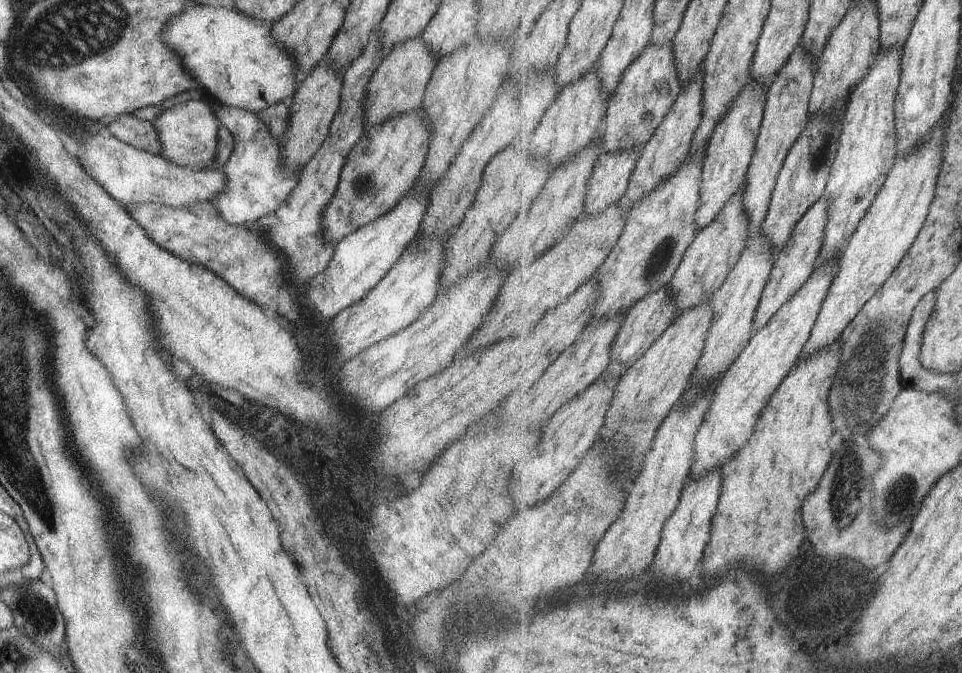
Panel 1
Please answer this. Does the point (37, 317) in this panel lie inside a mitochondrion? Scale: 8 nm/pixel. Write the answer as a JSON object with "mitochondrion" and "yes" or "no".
{"mitochondrion":"no"}

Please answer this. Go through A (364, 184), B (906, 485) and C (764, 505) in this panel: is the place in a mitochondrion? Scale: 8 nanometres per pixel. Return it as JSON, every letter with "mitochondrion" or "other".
{"A":"mitochondrion","B":"mitochondrion","C":"other"}

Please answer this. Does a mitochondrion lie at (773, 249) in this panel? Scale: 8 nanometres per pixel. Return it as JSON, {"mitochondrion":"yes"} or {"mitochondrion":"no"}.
{"mitochondrion":"no"}

